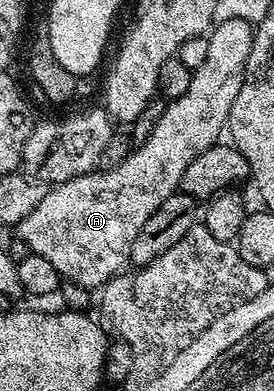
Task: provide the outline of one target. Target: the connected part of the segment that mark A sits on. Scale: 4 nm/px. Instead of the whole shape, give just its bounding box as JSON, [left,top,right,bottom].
[16,19,254,289]

